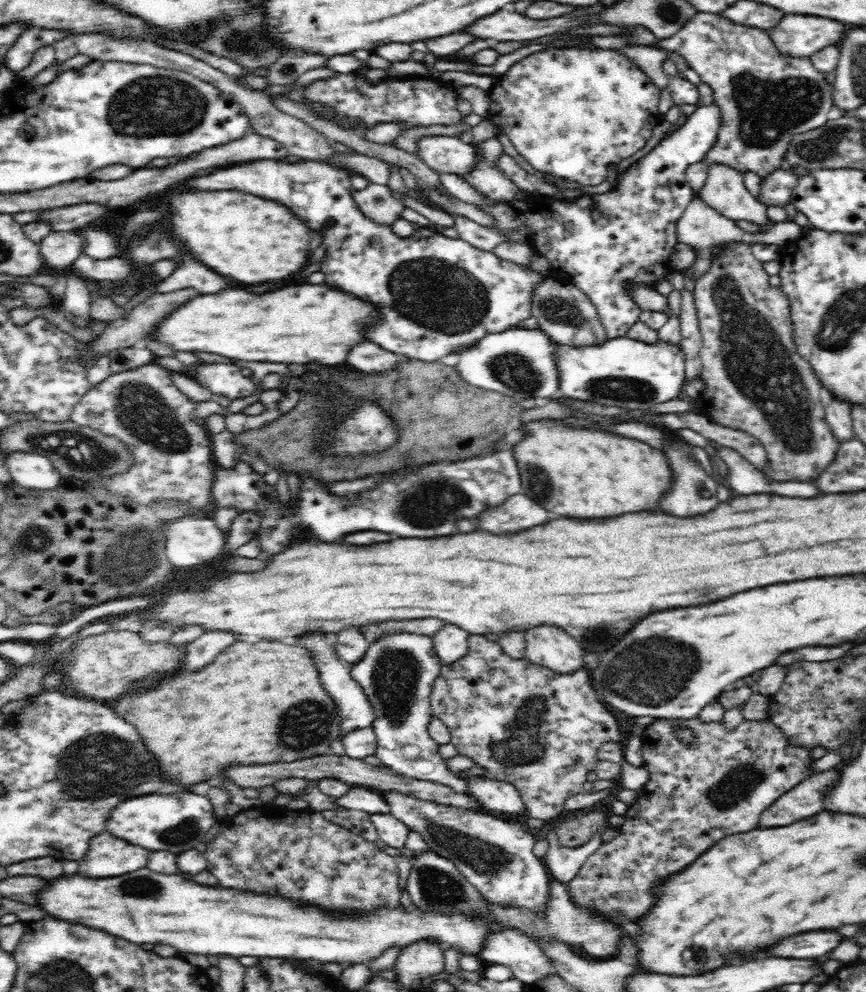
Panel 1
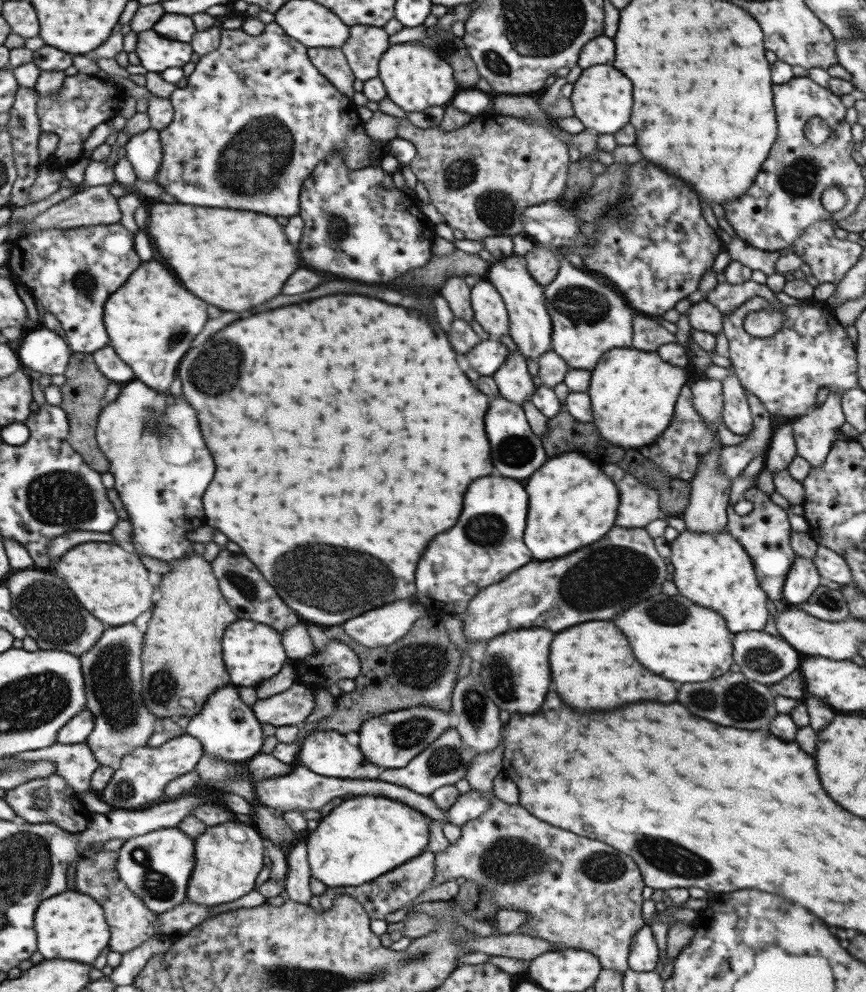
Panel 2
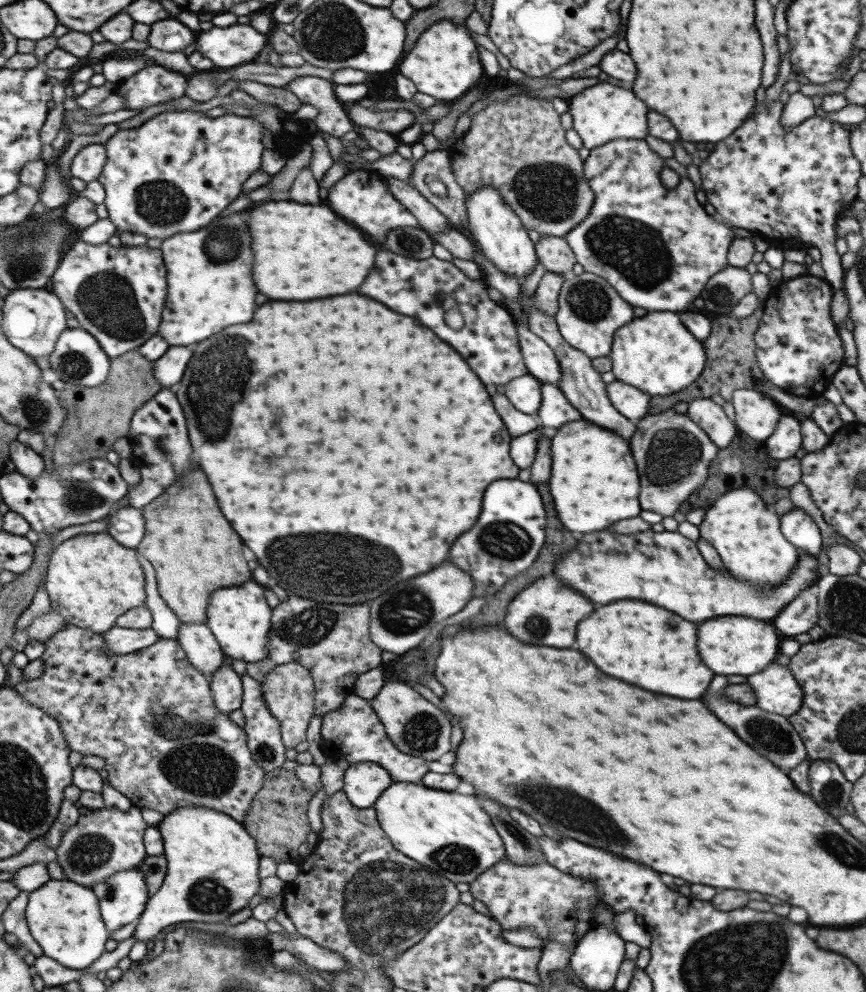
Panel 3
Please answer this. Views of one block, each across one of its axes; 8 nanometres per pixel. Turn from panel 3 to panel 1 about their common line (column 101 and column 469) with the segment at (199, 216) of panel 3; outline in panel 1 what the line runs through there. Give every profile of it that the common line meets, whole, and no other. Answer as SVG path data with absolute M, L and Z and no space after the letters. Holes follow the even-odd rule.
M716 105L698 106L691 116L682 119L677 130L668 133L648 154L628 166L624 172L620 172L608 193L557 200L526 193L518 185L514 185L514 181L500 167L500 156L504 151L496 137L471 144L476 157L474 166L470 172L460 174L459 177L482 196L484 204L476 207L489 214L489 218L493 220L489 228L501 235L518 234L520 228L527 228L534 251L550 261L552 272L562 270L570 276L570 282L584 290L596 304L608 337L624 337L632 324L639 321L642 312L637 303L632 302L631 297L627 295L629 288L636 283L653 288L656 282L664 280L665 275L674 270L671 256L674 247L679 244L676 222L695 198L694 189L688 184L685 173L689 165L704 162L708 150L716 143L720 122L720 109Z

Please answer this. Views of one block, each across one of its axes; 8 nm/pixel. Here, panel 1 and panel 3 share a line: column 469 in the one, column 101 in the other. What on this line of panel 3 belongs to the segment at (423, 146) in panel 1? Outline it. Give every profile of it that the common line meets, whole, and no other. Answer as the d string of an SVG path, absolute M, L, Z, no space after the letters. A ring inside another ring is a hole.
M94 143L77 151L70 163L70 176L83 182L91 182L99 177L105 164L104 144Z

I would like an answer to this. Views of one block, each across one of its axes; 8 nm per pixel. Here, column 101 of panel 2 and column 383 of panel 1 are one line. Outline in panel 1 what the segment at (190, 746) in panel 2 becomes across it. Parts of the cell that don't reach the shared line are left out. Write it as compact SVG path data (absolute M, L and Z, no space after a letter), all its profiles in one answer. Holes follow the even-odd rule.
M364 787L377 791L382 800L385 800L385 803L390 807L390 813L400 822L403 822L409 832L419 834L427 844L428 849L455 863L460 872L466 875L468 881L476 886L480 893L484 894L486 900L494 902L495 906L518 908L518 910L524 910L524 912L530 912L530 914L544 914L546 912L552 877L546 873L543 860L536 857L533 852L535 837L532 830L528 829L522 822L505 820L503 817L488 812L476 811L474 808L465 809L418 799L398 790Z

